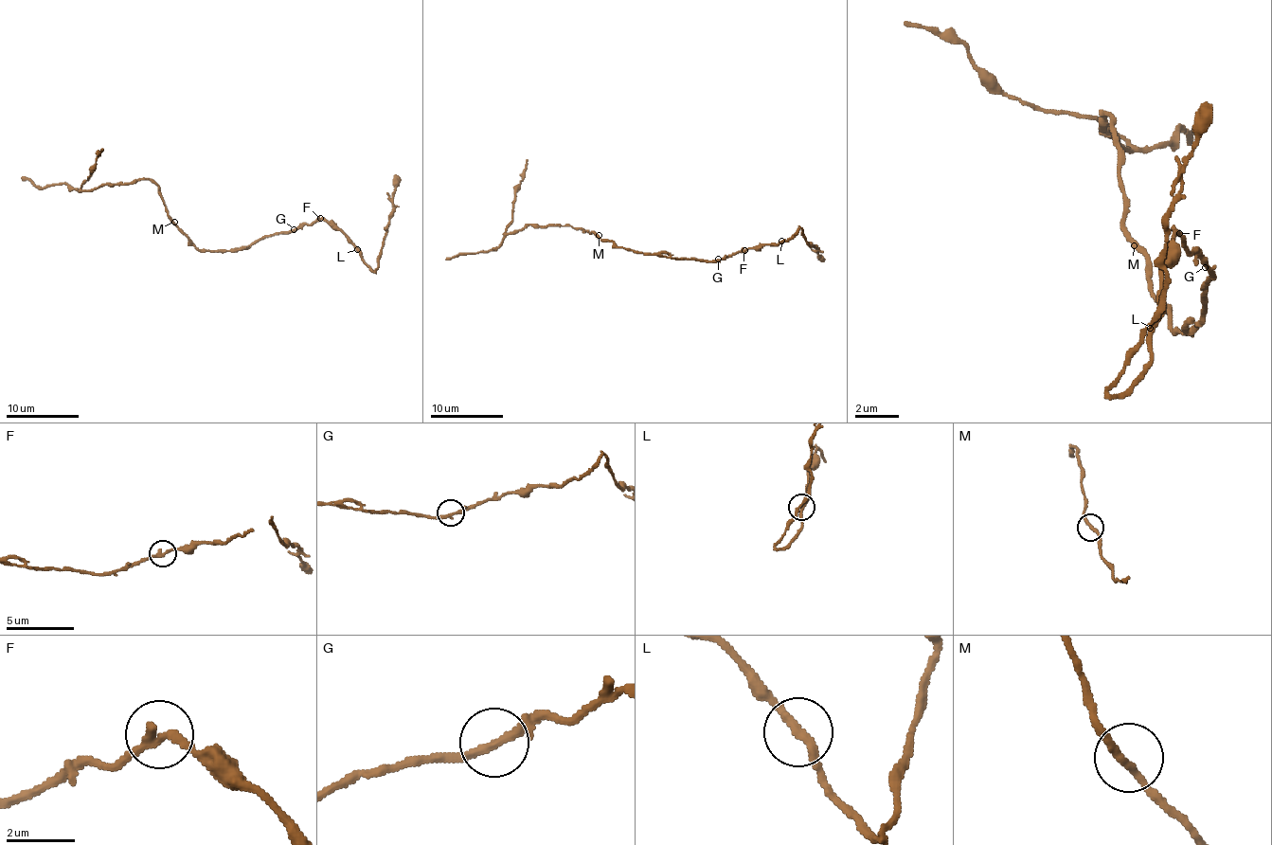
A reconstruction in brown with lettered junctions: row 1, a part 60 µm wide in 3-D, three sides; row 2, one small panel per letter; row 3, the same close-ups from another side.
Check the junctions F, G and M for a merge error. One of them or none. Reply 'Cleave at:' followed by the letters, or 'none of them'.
Cleave at: F

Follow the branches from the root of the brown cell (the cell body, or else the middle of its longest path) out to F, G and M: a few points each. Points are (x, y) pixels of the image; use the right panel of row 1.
F: (1189, 332), (1205, 311), (1205, 283), (1210, 278), (1210, 273), (1205, 267), (1205, 261), (1177, 234)
G: (1189, 332), (1205, 311), (1205, 283), (1210, 278), (1210, 273), (1205, 267)
M: (1189, 332), (1177, 332), (1172, 328), (1172, 311), (1150, 289), (1150, 267), (1134, 245)

